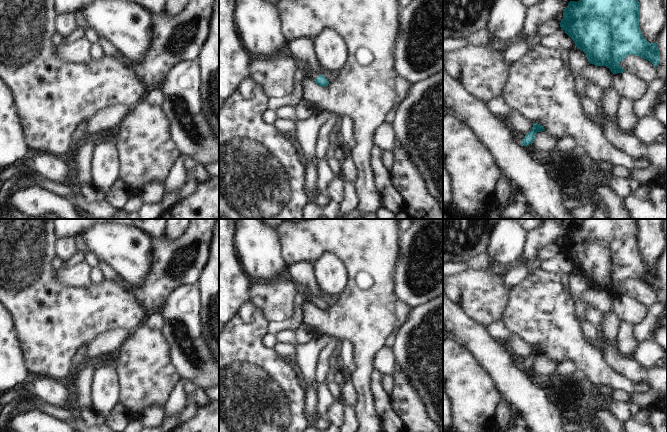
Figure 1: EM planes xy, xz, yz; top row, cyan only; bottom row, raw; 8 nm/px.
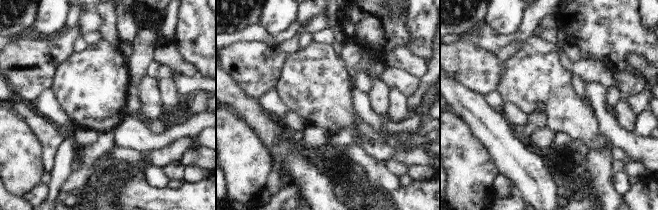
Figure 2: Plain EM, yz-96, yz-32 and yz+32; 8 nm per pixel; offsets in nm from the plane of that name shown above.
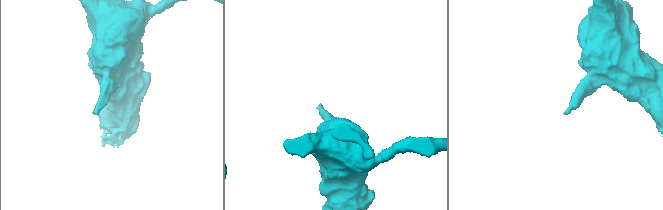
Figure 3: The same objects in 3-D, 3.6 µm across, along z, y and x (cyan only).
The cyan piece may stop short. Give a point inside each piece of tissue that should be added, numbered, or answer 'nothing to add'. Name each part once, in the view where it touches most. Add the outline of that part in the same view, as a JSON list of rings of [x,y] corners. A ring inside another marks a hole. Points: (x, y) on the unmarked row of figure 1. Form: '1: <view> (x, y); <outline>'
1: xz (312, 298); [[[307,293],[307,301],[310,303],[315,304],[319,299],[319,295]]]

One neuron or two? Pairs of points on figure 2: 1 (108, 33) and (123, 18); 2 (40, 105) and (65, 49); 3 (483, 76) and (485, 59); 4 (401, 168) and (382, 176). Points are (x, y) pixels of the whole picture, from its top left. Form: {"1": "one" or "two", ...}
{"1": "two", "2": "two", "3": "one", "4": "two"}

